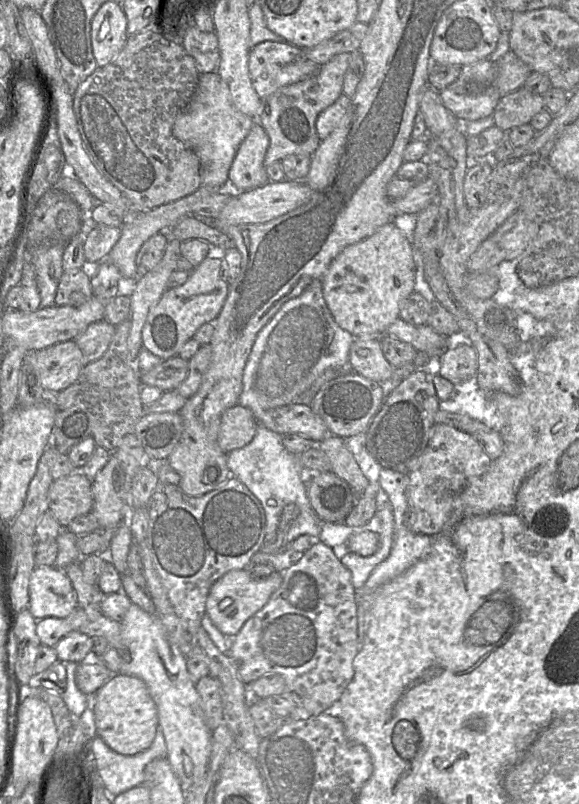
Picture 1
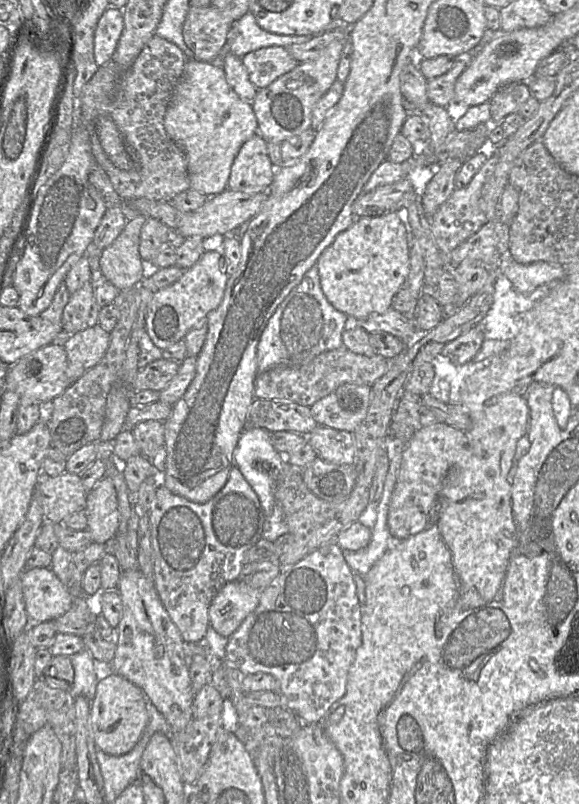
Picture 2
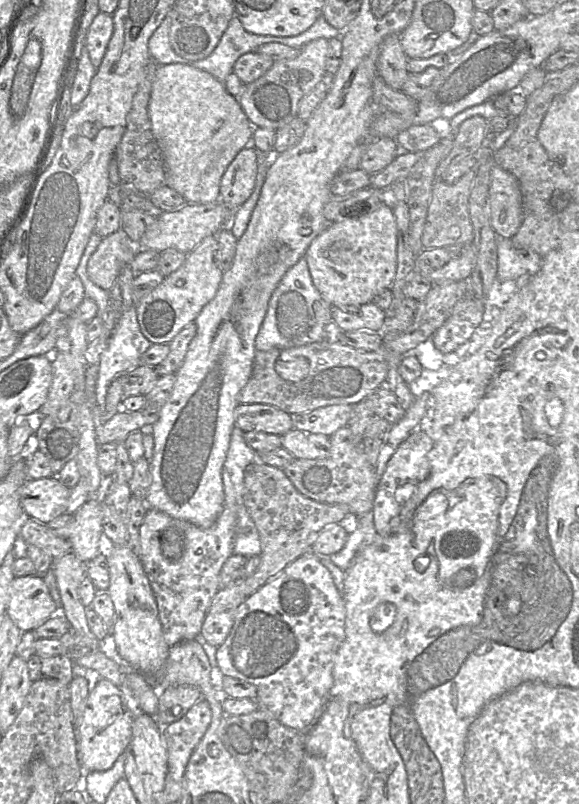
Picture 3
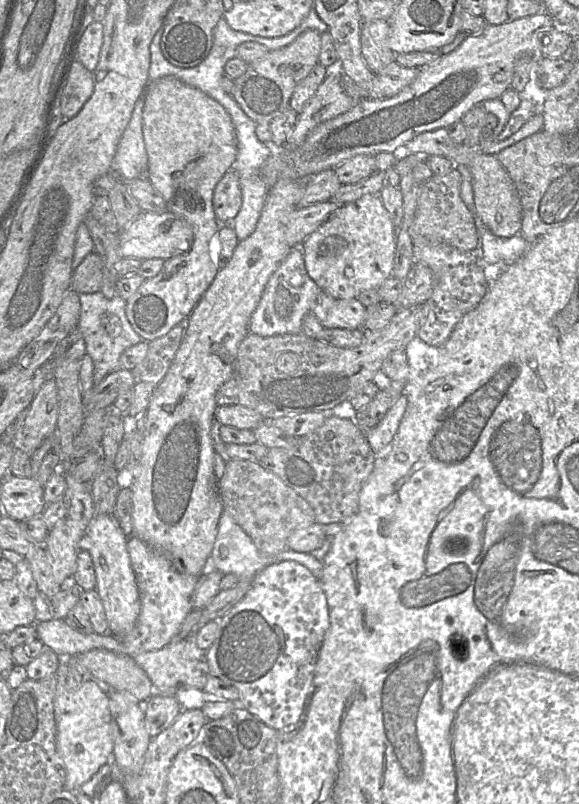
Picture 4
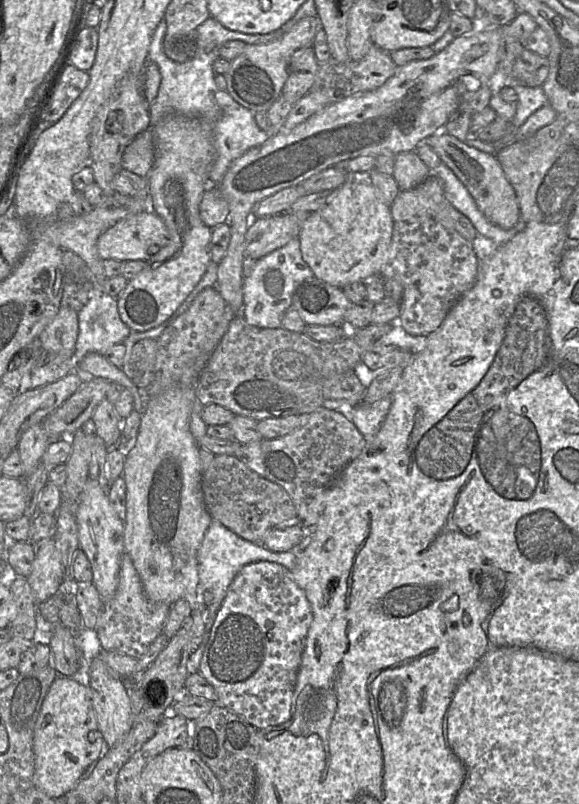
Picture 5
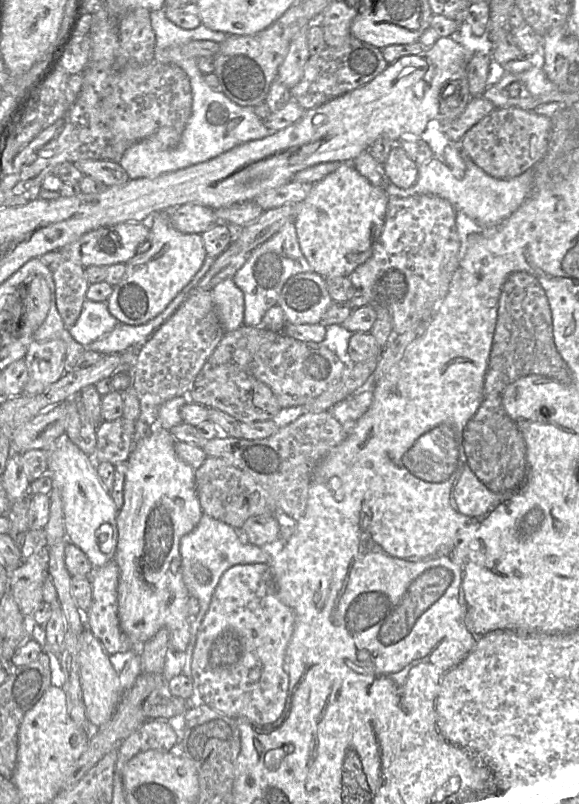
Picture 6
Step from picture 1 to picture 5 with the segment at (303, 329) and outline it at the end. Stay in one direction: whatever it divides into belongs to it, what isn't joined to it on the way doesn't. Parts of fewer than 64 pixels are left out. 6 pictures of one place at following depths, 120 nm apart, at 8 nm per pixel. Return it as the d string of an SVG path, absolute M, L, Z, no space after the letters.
M298 237L253 263L244 261L244 306L241 315L248 324L253 326L280 328L285 311L291 307L295 289L306 279L312 277L314 273L302 258Z

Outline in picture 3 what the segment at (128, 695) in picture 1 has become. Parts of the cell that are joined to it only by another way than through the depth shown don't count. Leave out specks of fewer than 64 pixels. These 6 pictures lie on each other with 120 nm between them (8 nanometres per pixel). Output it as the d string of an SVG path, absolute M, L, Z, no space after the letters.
M100 679L89 691L81 724L75 730L77 758L83 776L112 767L131 741L134 718L122 690L107 679Z

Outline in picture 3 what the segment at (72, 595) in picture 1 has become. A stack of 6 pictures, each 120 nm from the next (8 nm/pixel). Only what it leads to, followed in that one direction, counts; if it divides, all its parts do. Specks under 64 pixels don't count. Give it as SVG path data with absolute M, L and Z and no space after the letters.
M37 574L14 577L6 615L21 632L33 631L58 612L59 607L51 598L43 577Z

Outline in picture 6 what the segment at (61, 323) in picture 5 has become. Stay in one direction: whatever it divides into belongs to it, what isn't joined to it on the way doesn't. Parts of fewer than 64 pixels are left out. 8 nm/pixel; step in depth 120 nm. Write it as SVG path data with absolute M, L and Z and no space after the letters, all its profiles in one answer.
M61 339L33 341L24 360L28 368L28 381L23 394L41 394L66 373L66 345Z

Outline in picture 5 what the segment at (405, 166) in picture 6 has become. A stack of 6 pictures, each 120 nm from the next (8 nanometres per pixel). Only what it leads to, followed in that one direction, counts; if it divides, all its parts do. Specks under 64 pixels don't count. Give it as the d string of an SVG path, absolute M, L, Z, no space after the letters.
M416 151L400 152L395 156L392 176L401 191L408 191L431 176L431 169L426 166Z

